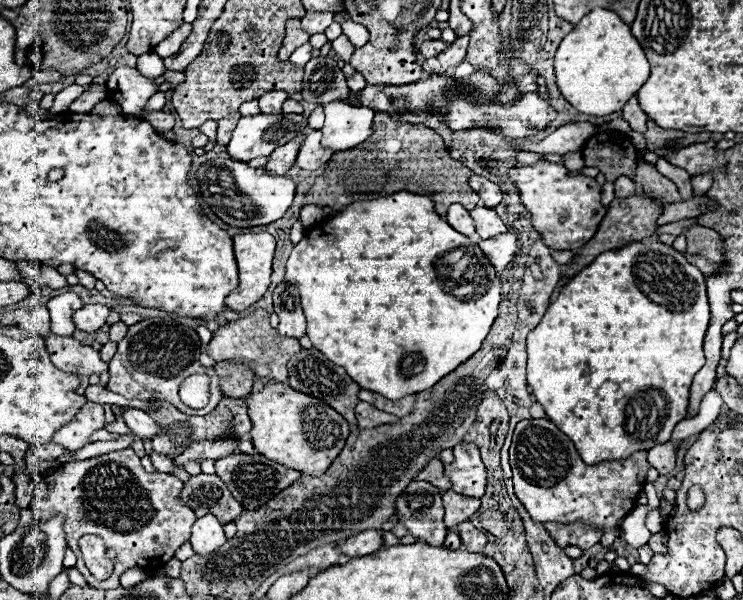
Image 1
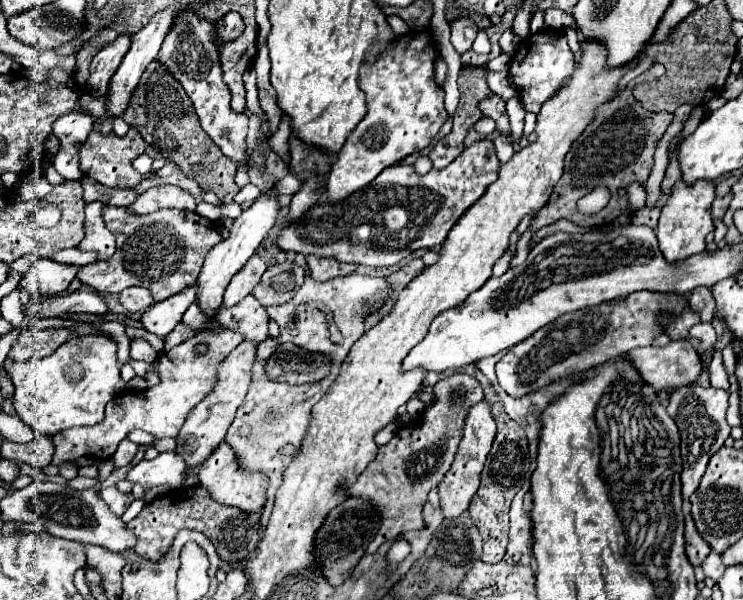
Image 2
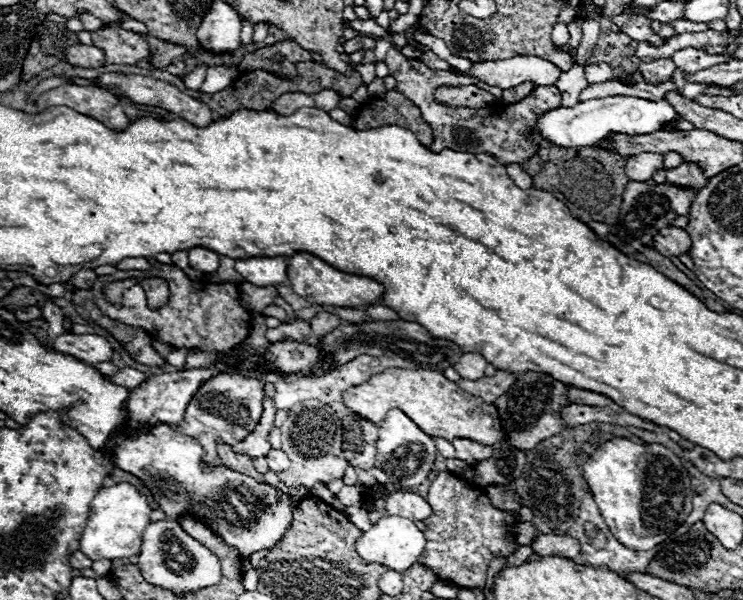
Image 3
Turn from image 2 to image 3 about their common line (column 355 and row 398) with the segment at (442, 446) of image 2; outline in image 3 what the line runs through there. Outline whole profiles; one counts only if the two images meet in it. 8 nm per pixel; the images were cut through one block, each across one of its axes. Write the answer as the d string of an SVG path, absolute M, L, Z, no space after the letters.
M500 370L496 372L496 376L488 376L488 378L482 378L482 380L460 380L456 382L462 390L474 394L474 396L480 396L484 398L484 402L492 404L498 396L502 396L506 392L506 388L514 382L514 374L512 372L506 372L506 370Z

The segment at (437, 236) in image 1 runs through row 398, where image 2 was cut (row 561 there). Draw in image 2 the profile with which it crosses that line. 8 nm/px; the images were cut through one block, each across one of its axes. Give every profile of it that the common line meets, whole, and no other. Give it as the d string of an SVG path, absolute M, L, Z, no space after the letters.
M404 540L394 542L394 546L388 552L388 564L390 564L388 572L392 572L398 566L398 562L402 562L408 554L410 554L410 544L408 542L404 542Z

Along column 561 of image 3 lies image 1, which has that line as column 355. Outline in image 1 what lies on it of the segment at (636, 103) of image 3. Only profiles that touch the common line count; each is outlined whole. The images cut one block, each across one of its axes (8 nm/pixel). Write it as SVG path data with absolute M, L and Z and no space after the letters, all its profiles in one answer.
M334 100L324 106L326 122L322 126L322 146L334 152L350 150L372 134L374 110L350 106Z

